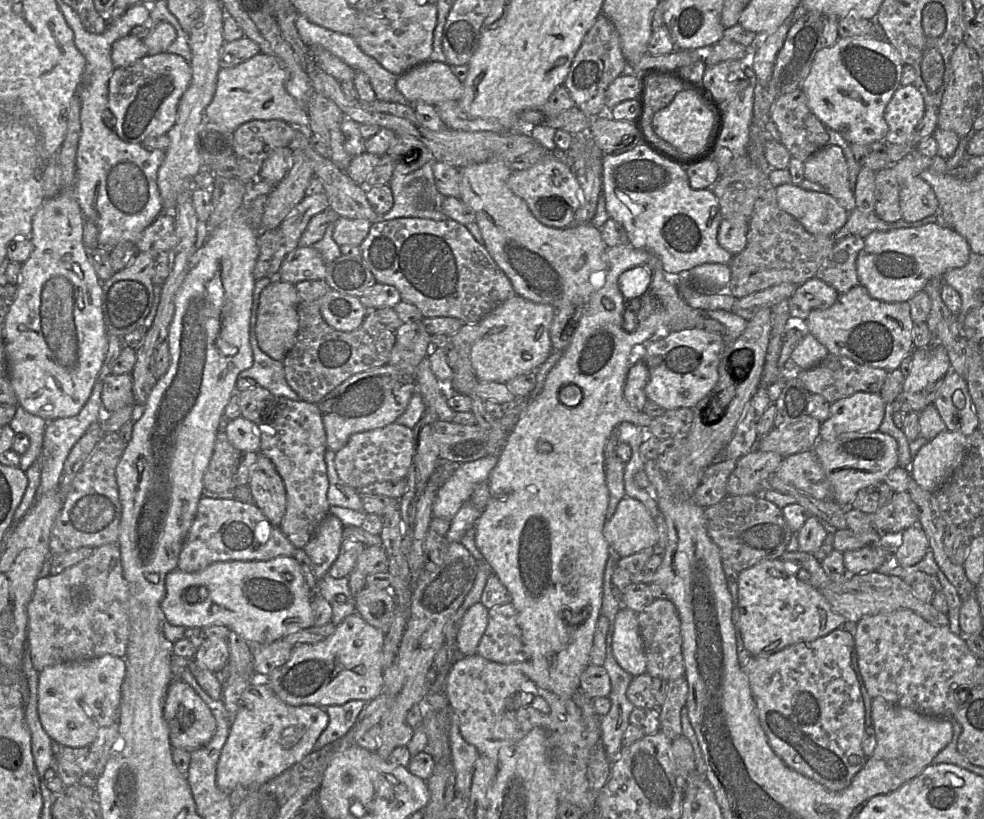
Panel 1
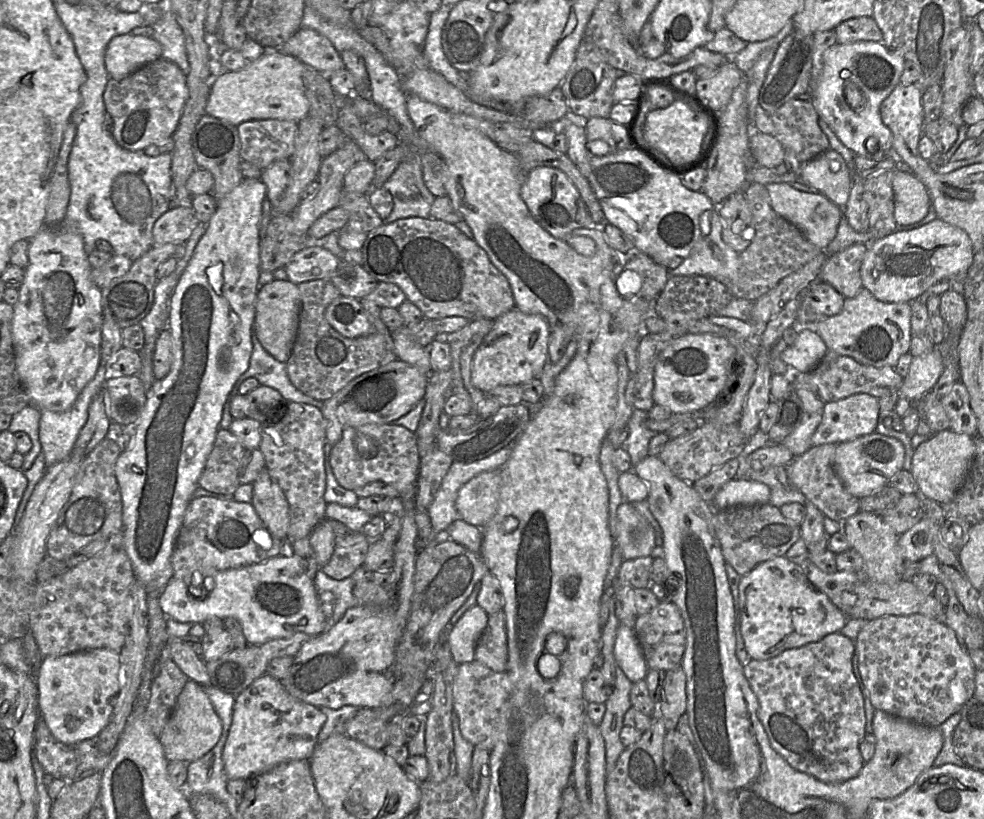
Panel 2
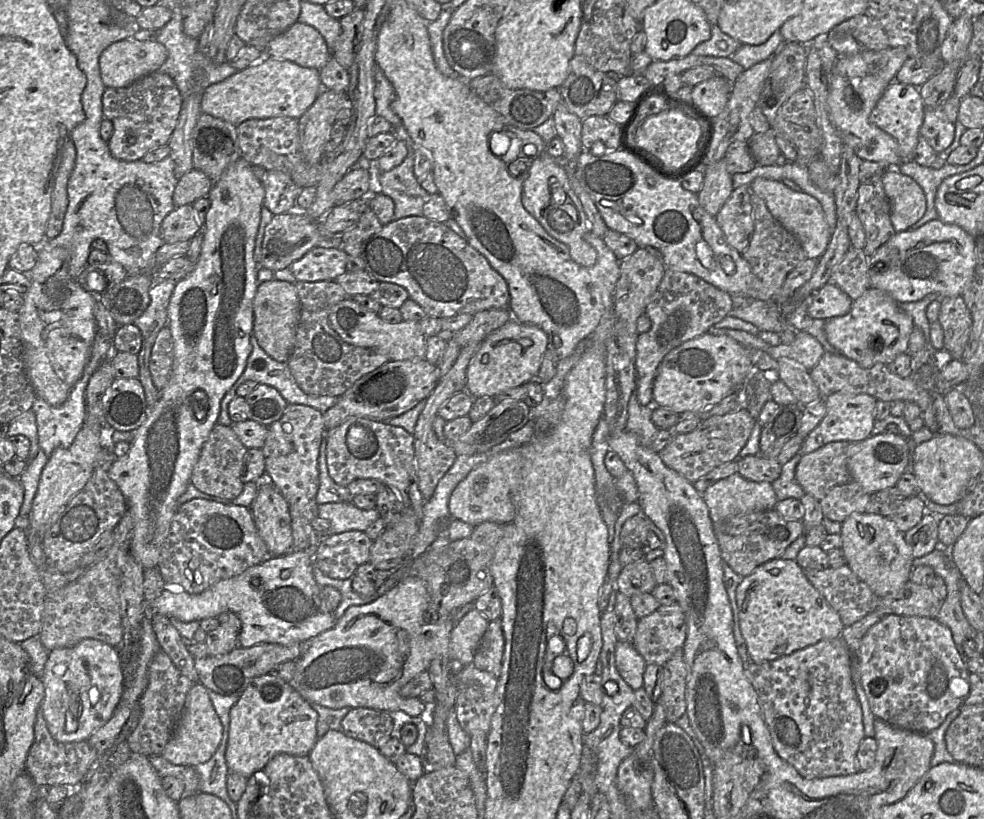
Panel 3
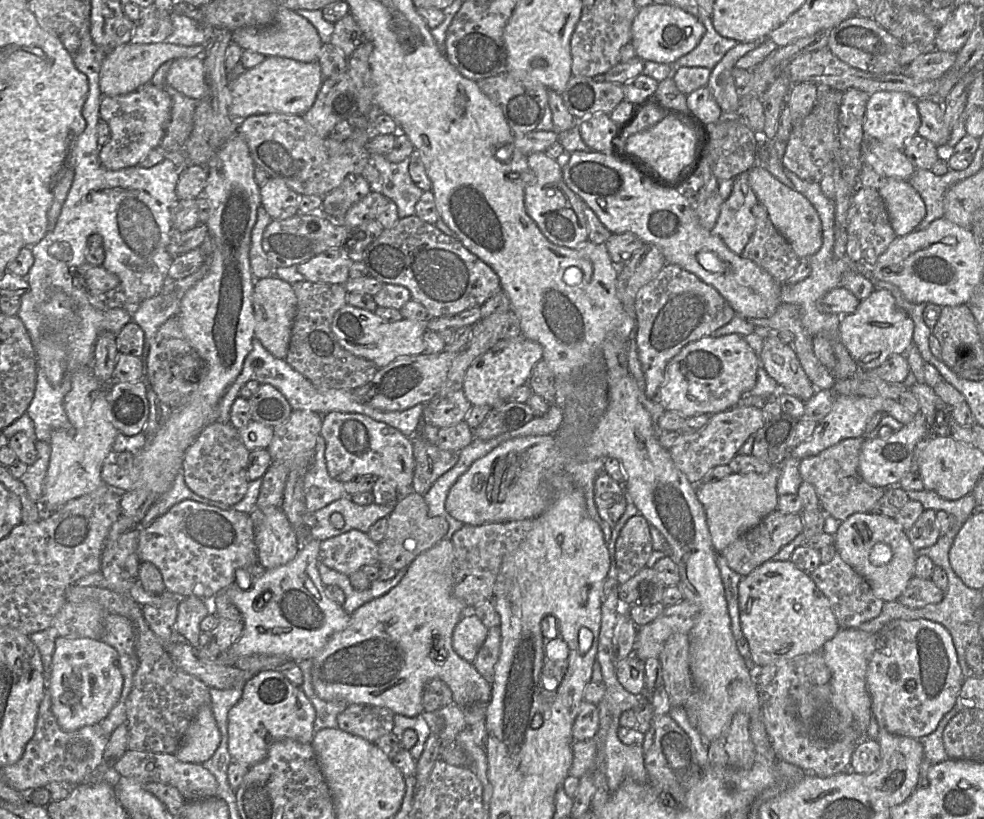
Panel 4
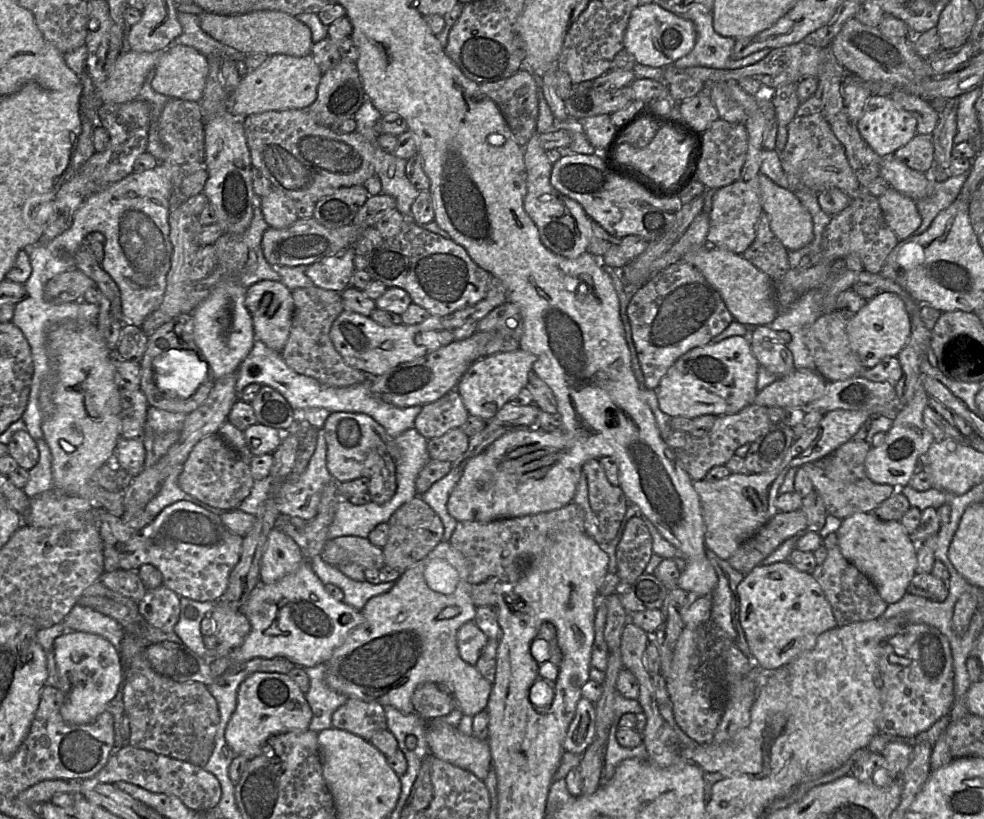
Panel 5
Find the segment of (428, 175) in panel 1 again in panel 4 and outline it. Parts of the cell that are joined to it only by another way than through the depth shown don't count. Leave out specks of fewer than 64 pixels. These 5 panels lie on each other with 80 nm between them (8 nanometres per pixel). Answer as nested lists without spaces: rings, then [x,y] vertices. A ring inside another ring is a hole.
[[[372,154],[370,161],[382,179],[381,194],[395,203],[399,219],[415,215],[415,206],[424,191],[414,184],[409,175],[410,157],[391,163],[384,155]]]

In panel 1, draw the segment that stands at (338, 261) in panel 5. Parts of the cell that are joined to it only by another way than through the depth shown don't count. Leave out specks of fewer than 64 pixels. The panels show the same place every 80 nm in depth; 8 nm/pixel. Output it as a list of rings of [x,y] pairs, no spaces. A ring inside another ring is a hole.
[[[299,246],[289,253],[280,266],[282,281],[297,284],[309,280],[325,280],[326,263],[312,246]]]

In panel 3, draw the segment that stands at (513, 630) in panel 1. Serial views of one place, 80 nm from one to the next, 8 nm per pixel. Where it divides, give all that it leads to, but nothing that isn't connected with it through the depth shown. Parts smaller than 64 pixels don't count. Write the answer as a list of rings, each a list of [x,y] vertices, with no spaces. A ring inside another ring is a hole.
[[[501,618],[488,621],[488,627],[475,652],[473,664],[471,665],[498,678],[501,673],[504,645],[505,639]]]

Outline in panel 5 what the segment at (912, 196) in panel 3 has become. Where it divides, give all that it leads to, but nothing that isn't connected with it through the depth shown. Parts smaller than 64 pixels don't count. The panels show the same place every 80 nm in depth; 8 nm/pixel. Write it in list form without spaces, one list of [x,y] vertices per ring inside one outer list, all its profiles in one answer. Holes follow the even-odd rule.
[[[890,187],[879,198],[886,223],[901,241],[919,228],[922,222],[916,201]]]

